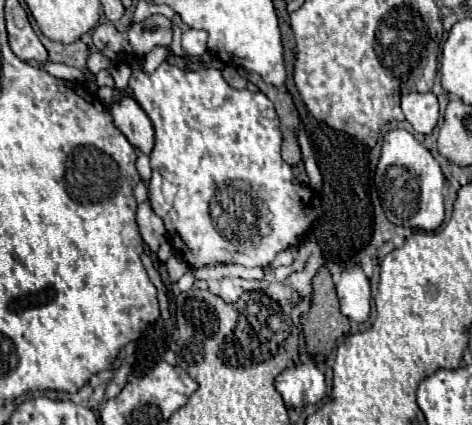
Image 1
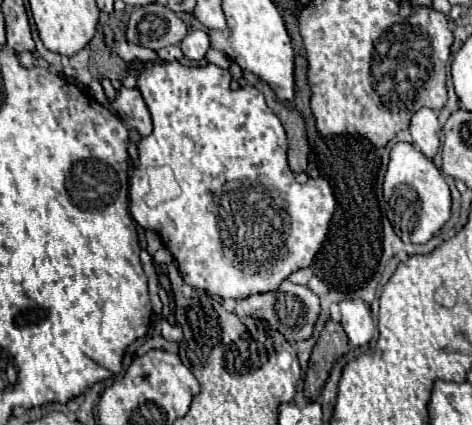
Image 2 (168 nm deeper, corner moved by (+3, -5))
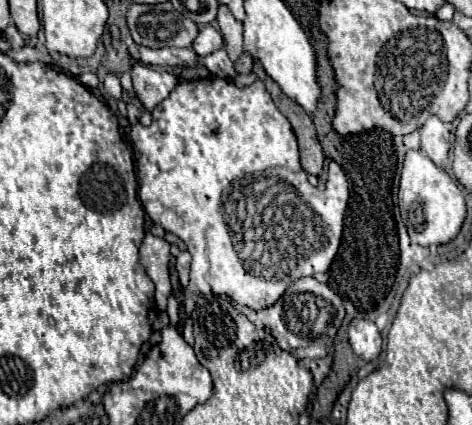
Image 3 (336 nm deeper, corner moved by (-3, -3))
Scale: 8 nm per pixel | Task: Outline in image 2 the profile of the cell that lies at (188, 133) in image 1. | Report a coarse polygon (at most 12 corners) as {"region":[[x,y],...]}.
{"region":[[214,64],[138,76],[130,214],[242,300],[312,266],[336,208]]}

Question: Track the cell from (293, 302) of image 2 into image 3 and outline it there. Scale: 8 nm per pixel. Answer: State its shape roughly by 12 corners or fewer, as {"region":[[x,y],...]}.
{"region":[[300,278],[258,320],[298,360],[332,346],[344,306]]}

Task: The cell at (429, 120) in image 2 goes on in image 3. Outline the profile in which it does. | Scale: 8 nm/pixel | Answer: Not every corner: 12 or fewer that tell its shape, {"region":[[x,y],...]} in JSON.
{"region":[[430,116],[420,128],[422,152],[444,164],[450,150],[450,130]]}

